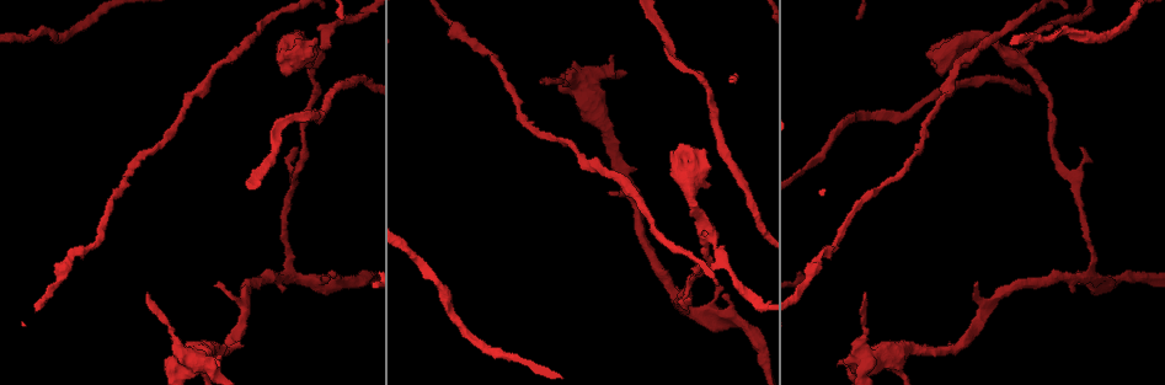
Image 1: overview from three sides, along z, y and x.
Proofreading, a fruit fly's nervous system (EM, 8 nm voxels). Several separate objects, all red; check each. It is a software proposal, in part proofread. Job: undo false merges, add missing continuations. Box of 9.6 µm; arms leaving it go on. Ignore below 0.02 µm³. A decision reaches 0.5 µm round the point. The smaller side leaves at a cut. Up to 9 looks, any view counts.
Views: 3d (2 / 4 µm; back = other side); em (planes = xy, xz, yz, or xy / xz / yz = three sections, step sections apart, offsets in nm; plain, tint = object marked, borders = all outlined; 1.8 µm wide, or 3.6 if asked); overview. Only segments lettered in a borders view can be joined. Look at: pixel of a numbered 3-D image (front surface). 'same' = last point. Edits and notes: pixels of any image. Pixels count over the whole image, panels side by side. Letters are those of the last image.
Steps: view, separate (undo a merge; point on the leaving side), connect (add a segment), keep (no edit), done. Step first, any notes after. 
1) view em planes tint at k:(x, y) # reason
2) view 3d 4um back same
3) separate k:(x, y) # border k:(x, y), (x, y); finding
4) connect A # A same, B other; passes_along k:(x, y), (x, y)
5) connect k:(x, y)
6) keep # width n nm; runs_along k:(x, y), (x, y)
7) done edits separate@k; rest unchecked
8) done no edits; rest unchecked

view 3d 2um at 1:(1081, 147) # thin end

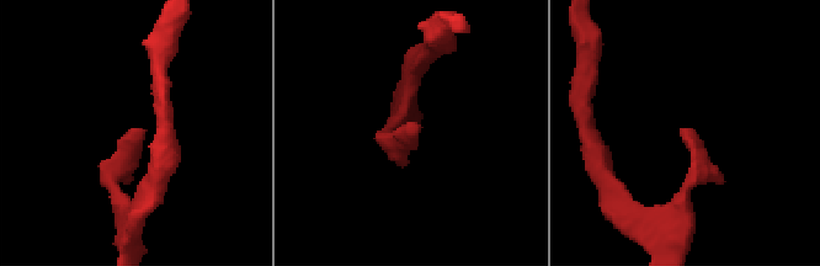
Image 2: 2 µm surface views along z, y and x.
view em 3.6um planes borders at 2:(141, 132)

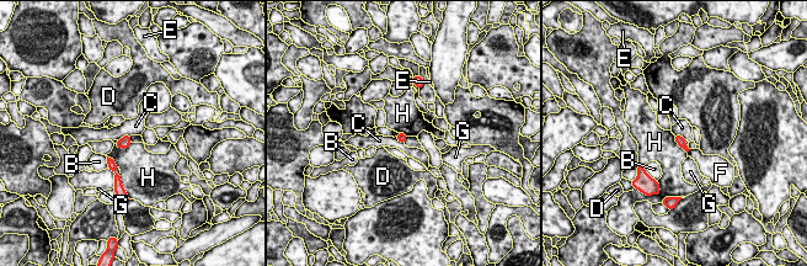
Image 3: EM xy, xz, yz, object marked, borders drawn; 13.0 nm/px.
keep # longest_contact H 220 nm; B other, C other, D other, E other, F other, G other, H other; no lettered segment goes on from it

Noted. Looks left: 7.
view em xy step 4 tint at 1:(188, 93) # thick turns thin

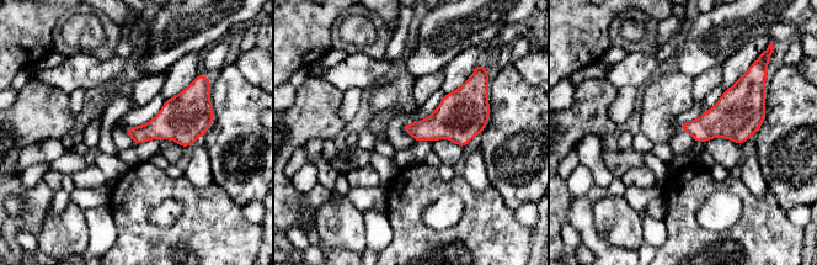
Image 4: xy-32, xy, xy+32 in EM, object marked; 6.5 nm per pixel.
view em planes borders same # another direction

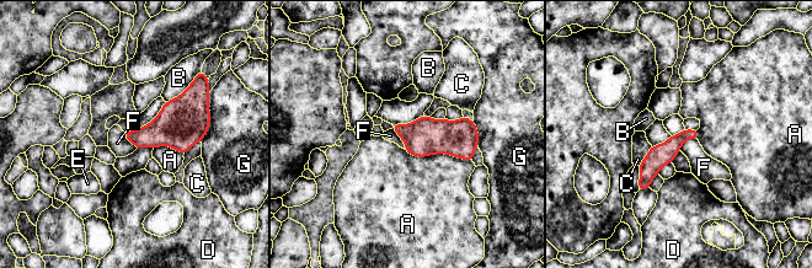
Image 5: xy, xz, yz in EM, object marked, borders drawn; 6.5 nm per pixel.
keep # longest_contact A 460 nm; A other, B other, C other, D other, E other, F other, G other; one cell here

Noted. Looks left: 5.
view 3d 2um at 1:(928, 56) # long arm stops here

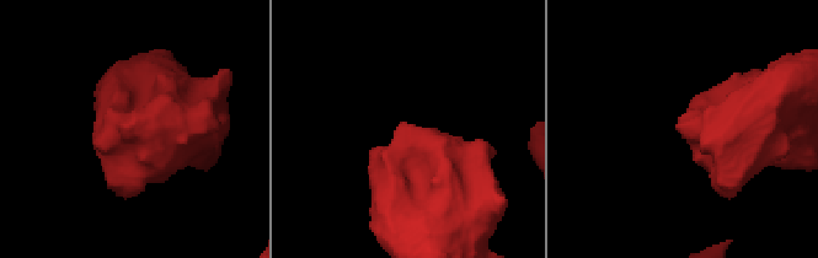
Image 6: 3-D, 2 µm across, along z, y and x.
view em planes borders at 6:(679, 128)

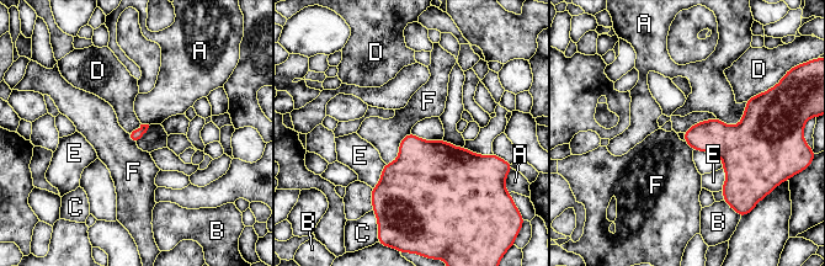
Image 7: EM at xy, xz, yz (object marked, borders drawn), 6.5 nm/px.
keep # A other, B other, C other, D other, E other, F other; border 7:(410, 132), (386, 164); no lettered segment goes on from it

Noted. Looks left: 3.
view em yz step 4 borders at 1:(327, 277) # an open end

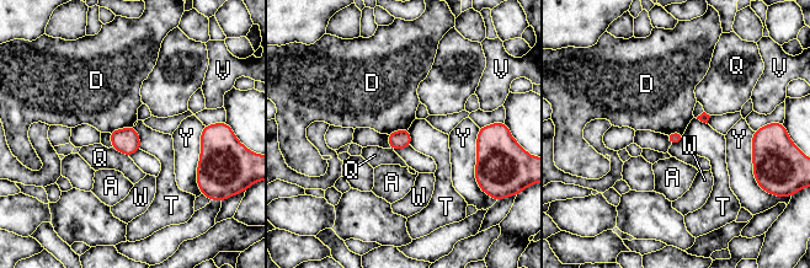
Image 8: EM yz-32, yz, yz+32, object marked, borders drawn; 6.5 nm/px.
keep # longest_contact Y 380 nm; A other, D other, Q other, T other, V other, W other, Y other; border 8:(133, 124), (116, 128), (110, 133); no lettered segment goes on from it

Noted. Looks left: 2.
done no edits; rest unchecked

